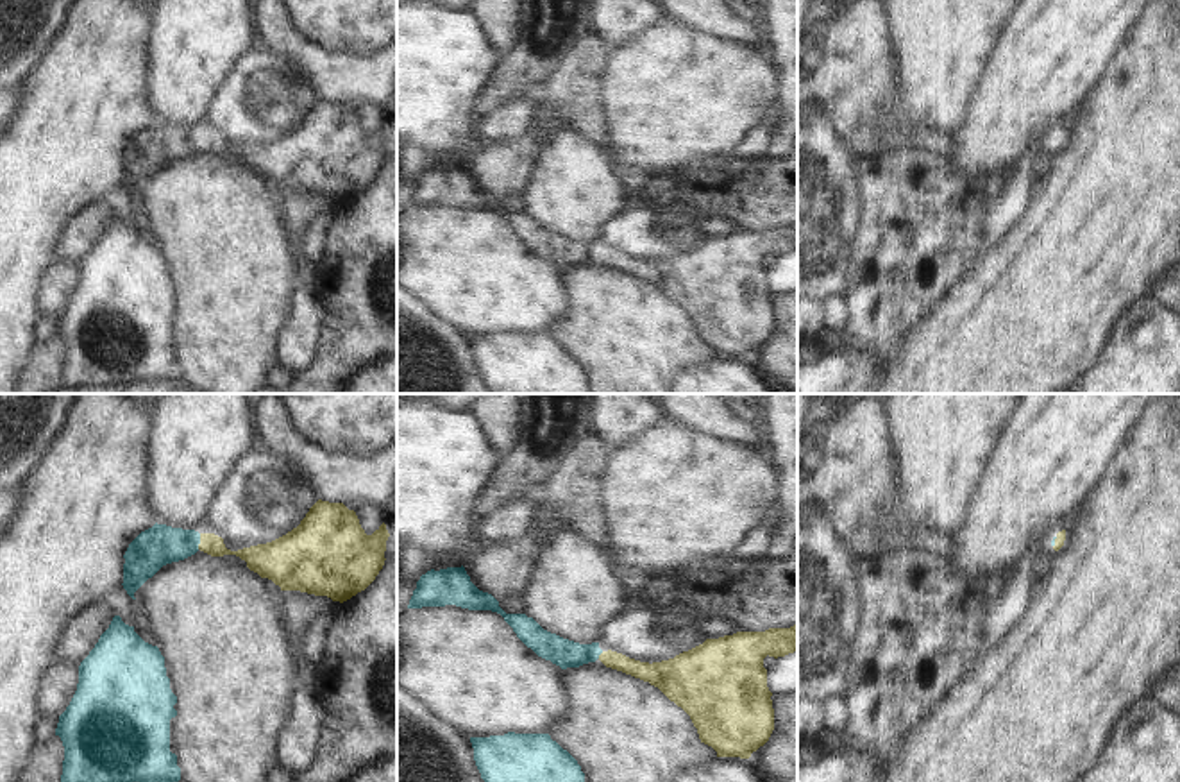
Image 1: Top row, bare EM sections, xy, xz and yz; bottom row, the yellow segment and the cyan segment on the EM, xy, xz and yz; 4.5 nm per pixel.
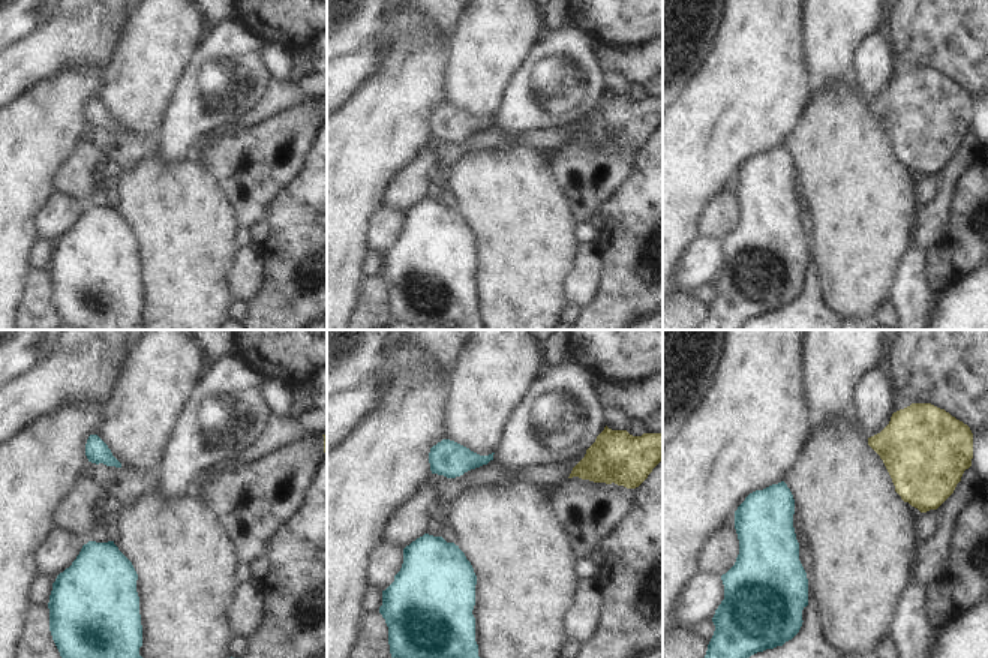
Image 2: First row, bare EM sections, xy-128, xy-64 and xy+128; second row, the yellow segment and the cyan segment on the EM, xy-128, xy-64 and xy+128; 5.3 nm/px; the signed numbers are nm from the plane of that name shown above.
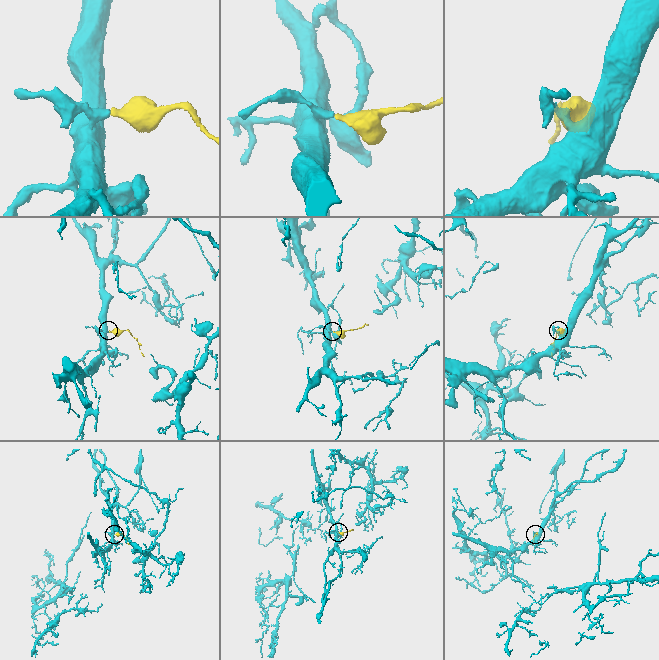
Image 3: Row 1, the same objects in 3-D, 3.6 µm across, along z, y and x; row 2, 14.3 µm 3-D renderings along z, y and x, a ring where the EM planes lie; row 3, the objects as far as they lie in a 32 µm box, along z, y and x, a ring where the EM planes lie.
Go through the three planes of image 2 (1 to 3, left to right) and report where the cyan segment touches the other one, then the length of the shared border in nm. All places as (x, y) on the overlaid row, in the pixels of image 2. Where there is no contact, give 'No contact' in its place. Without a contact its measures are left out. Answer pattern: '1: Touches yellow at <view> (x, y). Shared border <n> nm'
1: No contact
2: No contact
3: No contact

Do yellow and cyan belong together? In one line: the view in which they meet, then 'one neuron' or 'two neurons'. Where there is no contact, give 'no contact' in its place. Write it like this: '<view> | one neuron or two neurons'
xy | one neuron

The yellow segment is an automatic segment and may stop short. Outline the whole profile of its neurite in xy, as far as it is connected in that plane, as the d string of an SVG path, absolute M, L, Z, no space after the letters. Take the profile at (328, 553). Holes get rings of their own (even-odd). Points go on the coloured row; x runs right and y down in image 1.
M318 499L297 528L286 535L231 551L215 533L154 524L141 531L123 558L123 589L134 592L163 565L184 560L198 549L211 557L236 555L281 591L300 591L347 601L365 591L384 565L390 533L383 523L367 535L354 510Z

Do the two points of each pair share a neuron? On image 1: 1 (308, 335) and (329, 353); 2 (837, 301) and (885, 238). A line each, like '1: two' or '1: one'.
1: two
2: two

